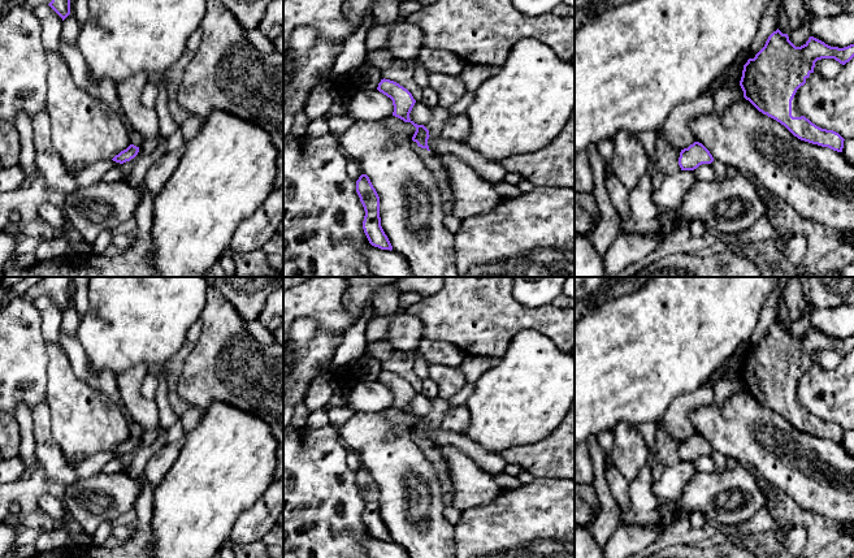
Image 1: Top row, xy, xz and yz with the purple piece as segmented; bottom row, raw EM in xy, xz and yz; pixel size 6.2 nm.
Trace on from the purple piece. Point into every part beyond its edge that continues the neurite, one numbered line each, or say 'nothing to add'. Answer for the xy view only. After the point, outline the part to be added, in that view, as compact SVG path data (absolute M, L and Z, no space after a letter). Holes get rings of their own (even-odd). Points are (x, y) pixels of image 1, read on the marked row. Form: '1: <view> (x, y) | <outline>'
nothing to add

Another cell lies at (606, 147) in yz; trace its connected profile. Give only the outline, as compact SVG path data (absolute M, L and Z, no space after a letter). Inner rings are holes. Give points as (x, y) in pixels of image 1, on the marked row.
M603 139L598 142L597 148L601 156L604 159L604 161L611 161L612 155L615 152L615 146L614 146L612 139Z

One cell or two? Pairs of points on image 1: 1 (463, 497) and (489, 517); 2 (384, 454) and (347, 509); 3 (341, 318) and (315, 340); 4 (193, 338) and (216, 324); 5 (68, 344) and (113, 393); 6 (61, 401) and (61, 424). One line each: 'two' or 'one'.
1: two
2: two
3: two
4: two
5: one
6: one

